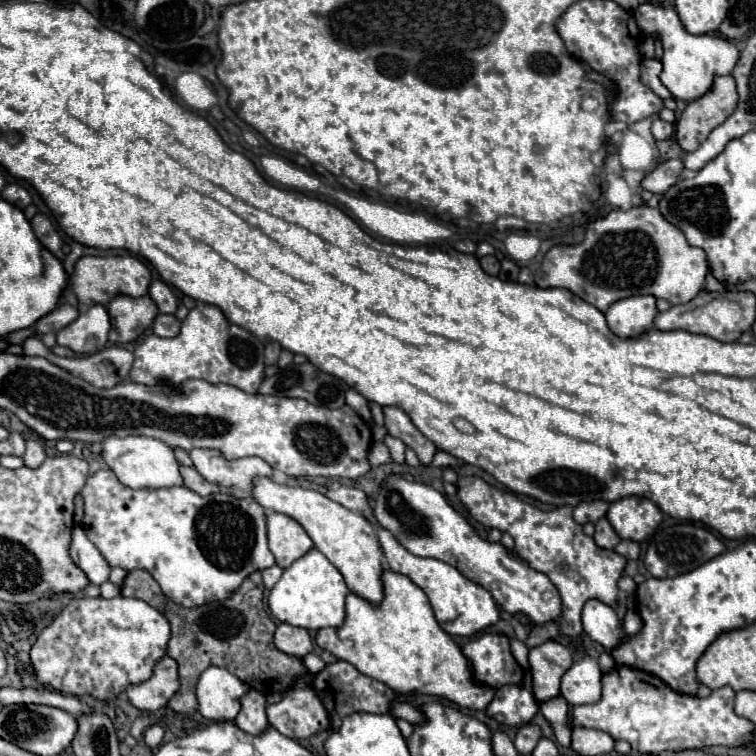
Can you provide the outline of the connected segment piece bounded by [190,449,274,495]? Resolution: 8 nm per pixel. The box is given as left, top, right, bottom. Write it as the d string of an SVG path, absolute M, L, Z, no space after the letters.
M192 451L190 453L196 471L210 483L234 489L244 495L252 495L256 477L272 477L272 467L258 457L244 457L236 461L226 461L218 451Z

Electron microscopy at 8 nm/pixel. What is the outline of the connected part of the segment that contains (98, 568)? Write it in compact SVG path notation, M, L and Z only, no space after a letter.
M76 525L72 529L72 545L70 545L70 557L74 563L86 573L92 585L102 585L110 577L110 565L102 557L102 553L90 543L84 529Z

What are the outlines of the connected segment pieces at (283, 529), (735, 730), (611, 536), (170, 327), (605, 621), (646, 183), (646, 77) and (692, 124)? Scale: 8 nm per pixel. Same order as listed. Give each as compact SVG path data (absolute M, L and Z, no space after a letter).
M276 511L268 513L268 545L282 569L290 567L296 559L314 549L314 543L304 527L292 517Z
M614 667L602 677L602 699L594 705L574 707L572 725L606 731L612 739L624 739L634 751L644 755L712 745L736 747L752 737L754 725L734 713L734 695L730 687L720 687L706 699L682 695L672 691L656 675L632 667Z
M602 517L602 519L596 523L594 541L596 541L598 547L602 547L602 549L614 549L614 547L620 543L616 531L610 527L610 523L608 523L606 517Z
M158 315L152 331L158 337L176 337L180 331L180 321L174 315Z
M588 599L582 609L582 627L594 641L604 645L608 651L624 637L626 633L620 627L620 621L614 609L598 599Z
M670 159L664 161L660 165L656 165L650 173L644 175L642 179L642 189L648 189L652 193L664 193L668 187L672 187L676 183L676 175L682 169L682 161L680 159Z
M644 59L642 61L642 83L646 83L658 97L666 99L666 97L672 97L670 91L664 87L664 83L660 81L660 67L662 63L658 59Z
M716 77L712 89L704 97L688 103L688 107L680 115L676 123L676 143L686 153L696 151L706 141L710 131L734 113L736 103L738 93L734 77Z

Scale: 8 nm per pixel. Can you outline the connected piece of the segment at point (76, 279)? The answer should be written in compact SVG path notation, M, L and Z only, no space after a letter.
M80 257L72 275L72 289L80 301L80 307L92 307L94 303L108 305L118 295L144 297L150 283L150 269L136 257Z

